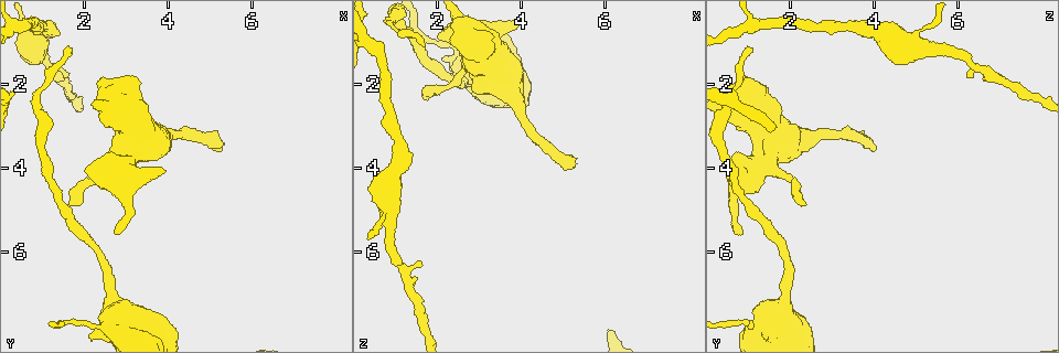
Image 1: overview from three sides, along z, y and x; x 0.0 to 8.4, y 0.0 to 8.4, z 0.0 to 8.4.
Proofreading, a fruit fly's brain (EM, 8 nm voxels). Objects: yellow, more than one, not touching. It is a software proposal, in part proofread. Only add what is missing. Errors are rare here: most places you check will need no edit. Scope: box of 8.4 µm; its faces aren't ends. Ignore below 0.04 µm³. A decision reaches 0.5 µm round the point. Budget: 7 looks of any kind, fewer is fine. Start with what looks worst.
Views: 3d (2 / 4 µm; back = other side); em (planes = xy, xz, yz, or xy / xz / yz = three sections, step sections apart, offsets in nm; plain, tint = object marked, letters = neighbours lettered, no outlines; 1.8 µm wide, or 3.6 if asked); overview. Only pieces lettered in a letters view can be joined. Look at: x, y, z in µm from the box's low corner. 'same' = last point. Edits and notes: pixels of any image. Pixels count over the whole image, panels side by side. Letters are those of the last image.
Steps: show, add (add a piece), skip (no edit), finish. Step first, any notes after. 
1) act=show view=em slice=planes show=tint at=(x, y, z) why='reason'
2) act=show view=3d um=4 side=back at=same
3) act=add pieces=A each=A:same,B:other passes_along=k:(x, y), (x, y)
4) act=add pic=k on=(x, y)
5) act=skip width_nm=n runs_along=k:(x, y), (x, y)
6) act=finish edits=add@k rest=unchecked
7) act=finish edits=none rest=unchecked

act=show view=3d um=4 at=(2.80, 5.55, 0.90) why='branch stops here'

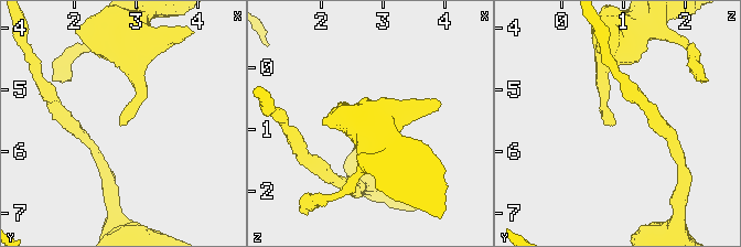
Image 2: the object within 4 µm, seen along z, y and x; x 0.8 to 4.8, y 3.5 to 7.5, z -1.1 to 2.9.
act=show view=em slice=planes show=letters at=(2.80, 5.55, 0.90) why='need the tissue'

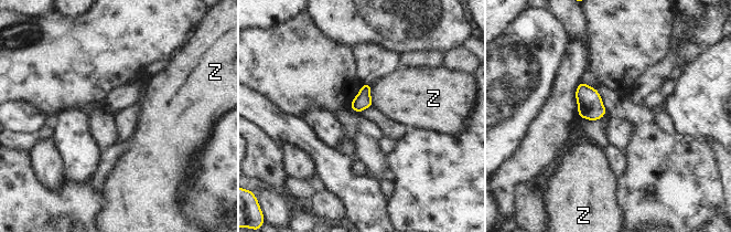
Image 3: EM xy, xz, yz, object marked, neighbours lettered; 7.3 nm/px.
act=skip width_nm=120 each=Z:other border=3:(369, 85), (373, 106) found='none of them fits'

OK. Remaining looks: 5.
act=show view=em slice=planes show=plain at=(5.35, 3.50, 3.95) why='free end'

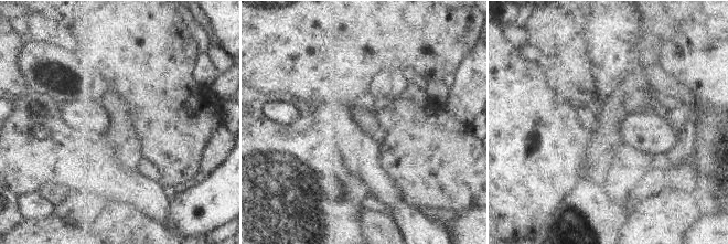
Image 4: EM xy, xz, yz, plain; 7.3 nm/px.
act=show view=em slice=planes show=letters at=same why='what lies round it'

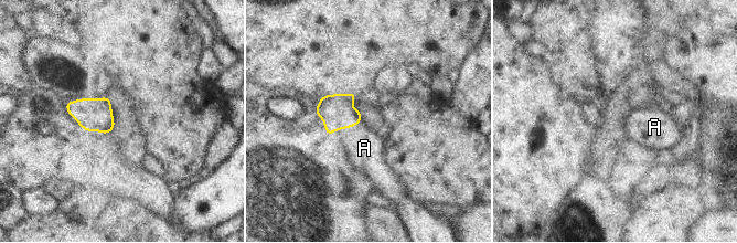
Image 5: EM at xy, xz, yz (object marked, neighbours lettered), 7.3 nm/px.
act=add pieces=A width_nm=160 each=A:same found='the cell continues'

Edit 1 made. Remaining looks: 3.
act=show view=em slice=planes show=letters at=(1.60, 1.85, 6.35)

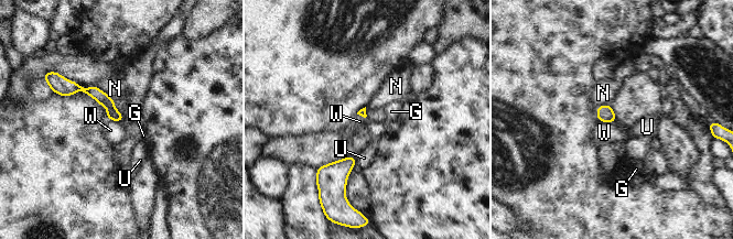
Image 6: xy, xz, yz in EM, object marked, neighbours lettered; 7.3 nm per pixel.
act=skip each=G:other,N:other,U:other,W:other border=6:(600, 121), (614, 122) found='no lettered piece goes on from it'

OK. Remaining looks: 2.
act=finish edits=add@5 rest=unchecked

